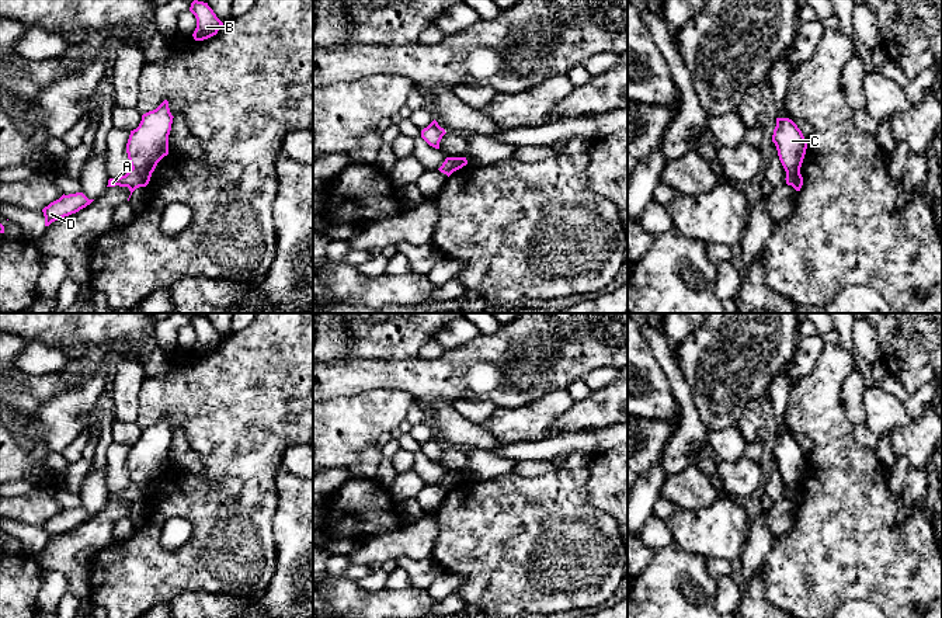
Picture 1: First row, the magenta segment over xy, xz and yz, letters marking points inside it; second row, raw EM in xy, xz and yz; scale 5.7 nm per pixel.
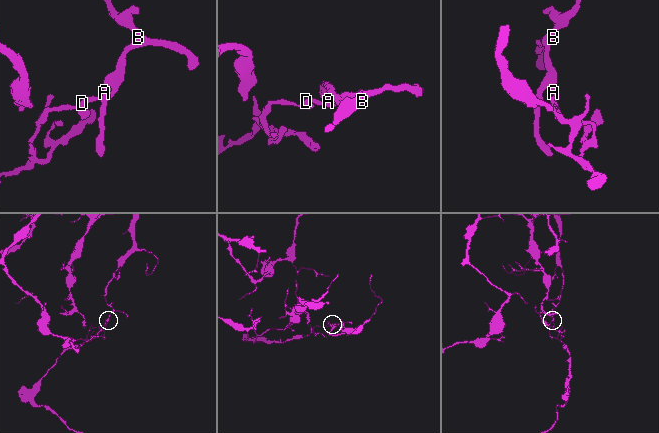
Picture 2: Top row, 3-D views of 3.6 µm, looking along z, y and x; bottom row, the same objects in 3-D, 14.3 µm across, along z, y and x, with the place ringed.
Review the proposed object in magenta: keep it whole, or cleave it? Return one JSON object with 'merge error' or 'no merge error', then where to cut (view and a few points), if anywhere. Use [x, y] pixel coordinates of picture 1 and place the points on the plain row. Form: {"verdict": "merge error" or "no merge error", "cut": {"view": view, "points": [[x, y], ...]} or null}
{"verdict": "merge error", "cut": {"view": "xy", "points": [[132, 482], [150, 489]]}}

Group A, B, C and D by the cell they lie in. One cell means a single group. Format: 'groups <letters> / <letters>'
groups A D / B C

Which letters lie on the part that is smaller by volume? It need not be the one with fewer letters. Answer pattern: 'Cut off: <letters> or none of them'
Cut off: A, D

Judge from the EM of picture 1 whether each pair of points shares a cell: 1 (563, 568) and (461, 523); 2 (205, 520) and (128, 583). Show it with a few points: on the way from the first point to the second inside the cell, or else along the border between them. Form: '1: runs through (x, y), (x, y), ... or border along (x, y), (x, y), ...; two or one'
1: runs through (538, 547), (521, 545), (486, 528); one
2: runs through (198, 544), (169, 573), (152, 575); one

